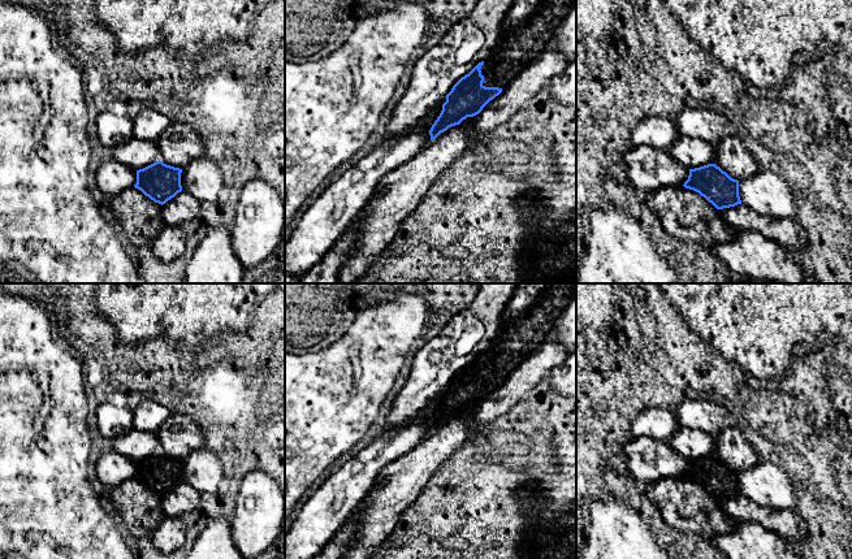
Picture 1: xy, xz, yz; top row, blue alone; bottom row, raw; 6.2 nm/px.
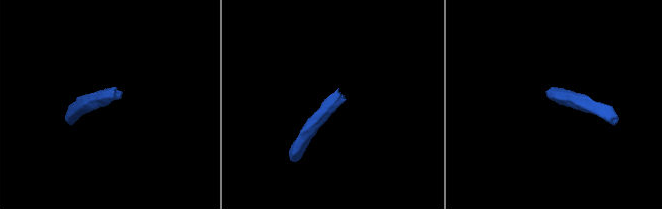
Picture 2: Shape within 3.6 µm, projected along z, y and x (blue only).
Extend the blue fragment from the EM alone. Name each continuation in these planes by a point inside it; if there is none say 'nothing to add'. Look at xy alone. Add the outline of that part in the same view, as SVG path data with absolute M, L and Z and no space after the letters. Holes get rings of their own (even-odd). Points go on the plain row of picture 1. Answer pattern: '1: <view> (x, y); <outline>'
nothing to add

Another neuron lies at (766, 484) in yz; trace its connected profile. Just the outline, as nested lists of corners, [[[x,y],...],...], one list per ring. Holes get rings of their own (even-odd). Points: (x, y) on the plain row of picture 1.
[[[771,462],[739,472],[741,495],[769,508],[793,508],[797,503],[788,474]]]

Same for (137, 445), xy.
[[[130,430],[112,441],[108,441],[108,448],[121,455],[139,462],[156,452],[160,452],[160,441],[157,432]]]

